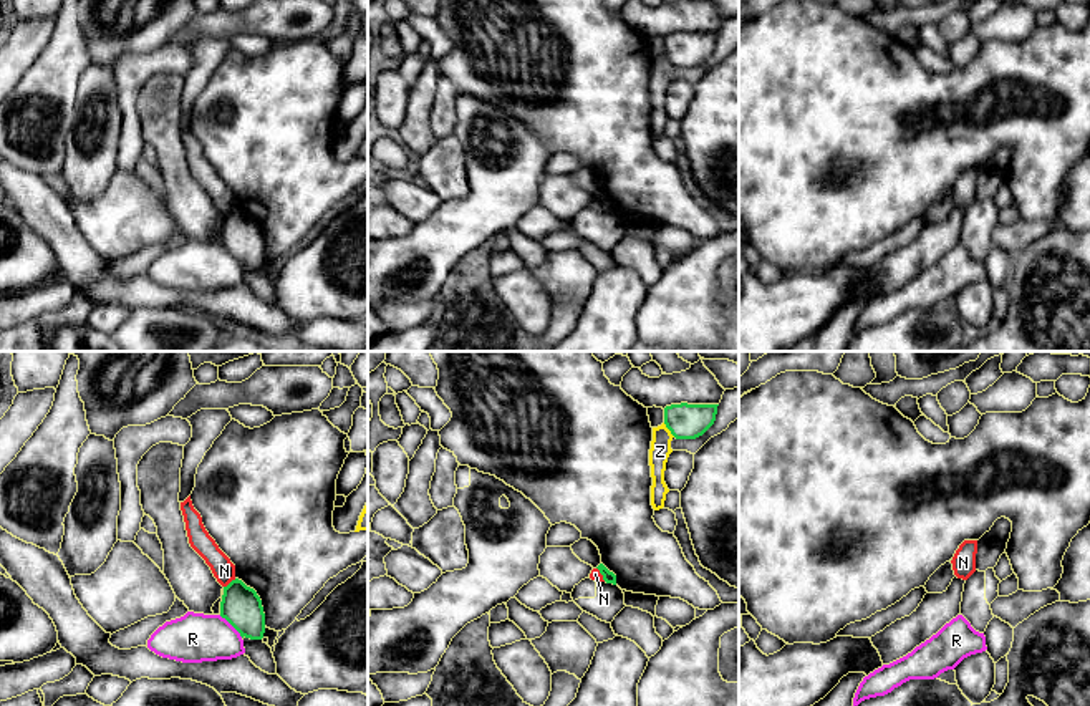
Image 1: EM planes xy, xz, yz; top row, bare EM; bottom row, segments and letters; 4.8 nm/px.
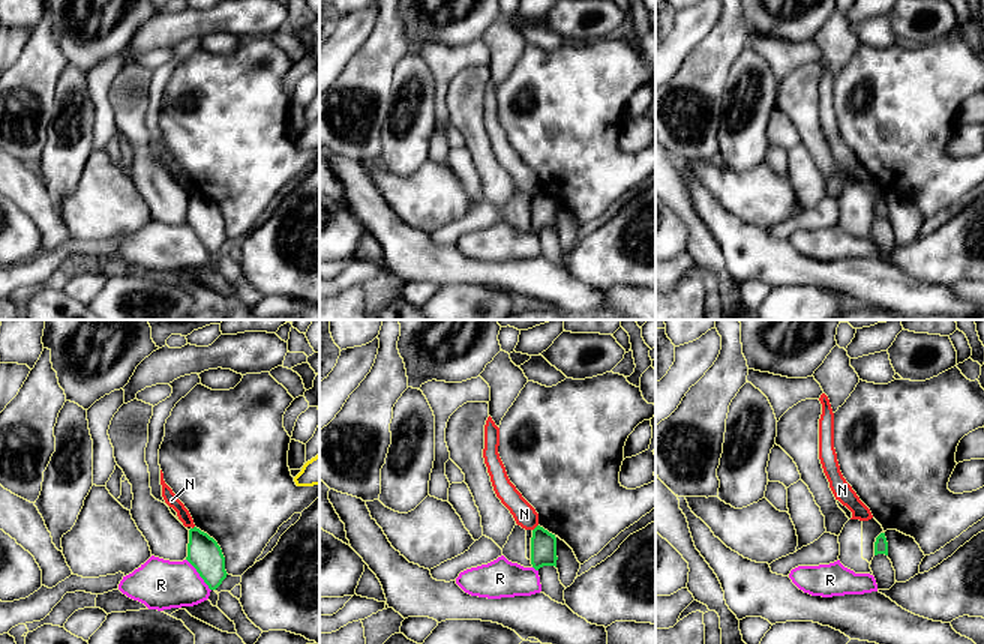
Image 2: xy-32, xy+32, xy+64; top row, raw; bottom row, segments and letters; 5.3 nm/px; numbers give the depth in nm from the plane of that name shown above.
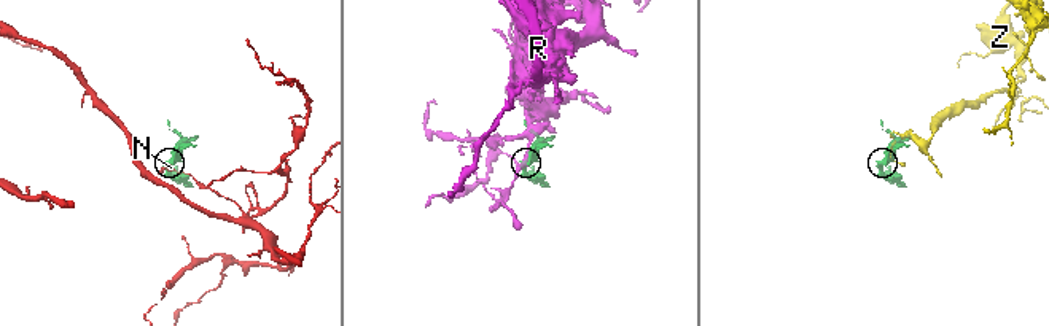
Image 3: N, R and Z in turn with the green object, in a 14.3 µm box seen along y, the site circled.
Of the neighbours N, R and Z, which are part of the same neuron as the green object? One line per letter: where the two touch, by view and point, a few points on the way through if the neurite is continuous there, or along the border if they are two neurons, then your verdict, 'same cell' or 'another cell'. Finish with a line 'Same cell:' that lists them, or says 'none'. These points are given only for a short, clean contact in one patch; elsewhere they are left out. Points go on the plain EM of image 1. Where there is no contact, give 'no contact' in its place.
N: xy (231, 211) | along xy (236, 207), (224, 216) | another cell
R: xy (231, 252) | another cell
Z: xz (668, 57) | along xz (663, 52), (675, 65) | another cell
Same cell: none

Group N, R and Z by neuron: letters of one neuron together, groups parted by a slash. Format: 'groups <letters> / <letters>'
groups N / R / Z

